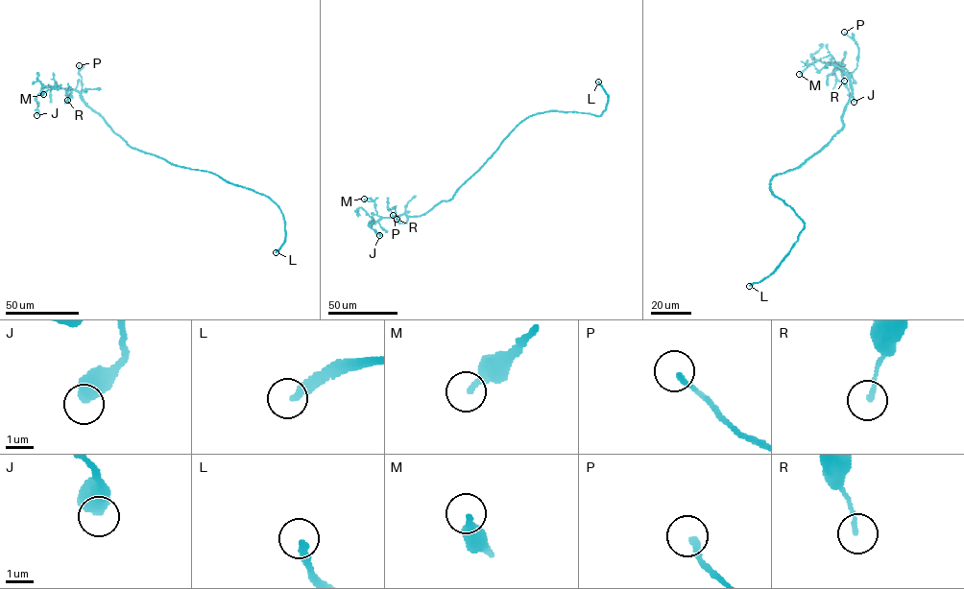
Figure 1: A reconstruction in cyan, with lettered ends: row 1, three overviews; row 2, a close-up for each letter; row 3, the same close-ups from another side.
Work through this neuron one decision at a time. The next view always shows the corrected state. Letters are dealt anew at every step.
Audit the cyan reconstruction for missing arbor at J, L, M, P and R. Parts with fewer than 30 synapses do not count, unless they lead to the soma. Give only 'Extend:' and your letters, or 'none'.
Extend: L

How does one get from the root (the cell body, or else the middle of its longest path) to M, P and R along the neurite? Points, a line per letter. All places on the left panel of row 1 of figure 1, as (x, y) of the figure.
M: (169, 162), (128, 144), (87, 106), (79, 92), (59, 88), (55, 82), (55, 87), (43, 94)
P: (169, 162), (134, 149), (87, 106), (81, 94), (79, 65)
R: (169, 162), (128, 144), (87, 106), (79, 92), (71, 89), (67, 100)

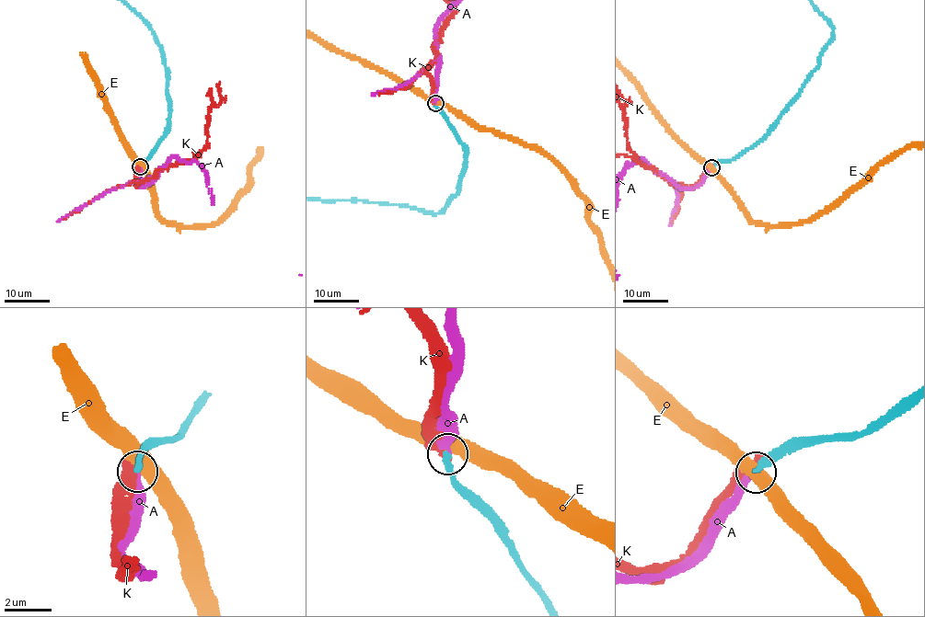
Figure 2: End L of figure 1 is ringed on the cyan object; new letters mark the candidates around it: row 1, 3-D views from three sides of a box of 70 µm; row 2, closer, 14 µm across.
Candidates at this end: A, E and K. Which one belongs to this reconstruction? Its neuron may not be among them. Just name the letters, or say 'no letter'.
A

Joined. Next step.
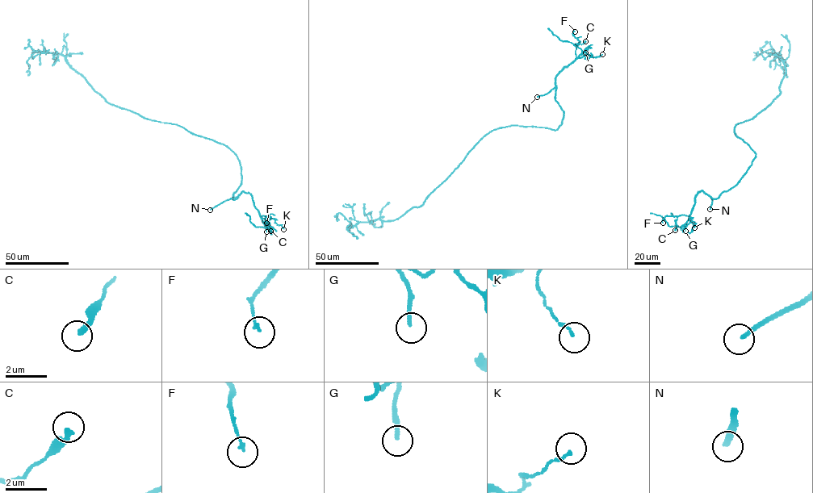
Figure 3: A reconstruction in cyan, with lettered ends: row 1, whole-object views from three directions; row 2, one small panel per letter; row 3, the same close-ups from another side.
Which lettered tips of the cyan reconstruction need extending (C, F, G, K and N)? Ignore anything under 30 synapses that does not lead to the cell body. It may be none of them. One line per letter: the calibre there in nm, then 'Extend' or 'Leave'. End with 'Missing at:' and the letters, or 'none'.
C: Thickness 260 nm. Leave
F: Thickness 120 nm. Leave
G: Thickness 170 nm. Leave
K: Thickness 110 nm. Leave
N: Thickness 200 nm. Extend
Missing at: N

